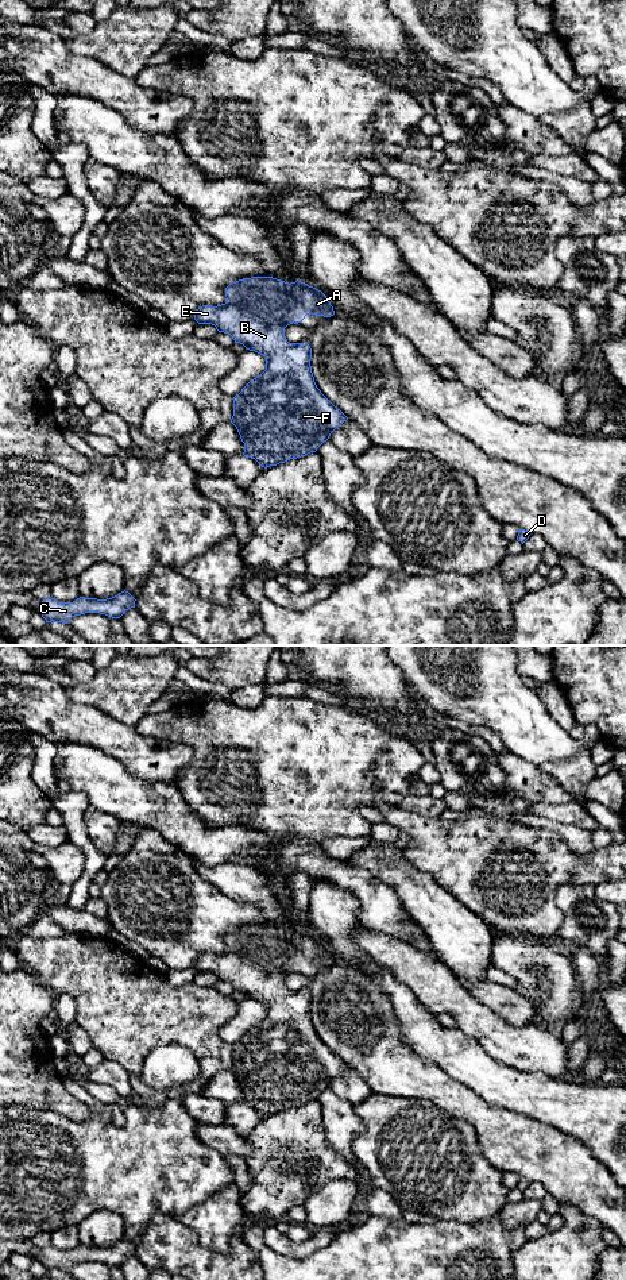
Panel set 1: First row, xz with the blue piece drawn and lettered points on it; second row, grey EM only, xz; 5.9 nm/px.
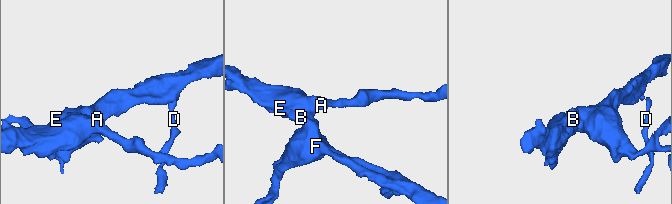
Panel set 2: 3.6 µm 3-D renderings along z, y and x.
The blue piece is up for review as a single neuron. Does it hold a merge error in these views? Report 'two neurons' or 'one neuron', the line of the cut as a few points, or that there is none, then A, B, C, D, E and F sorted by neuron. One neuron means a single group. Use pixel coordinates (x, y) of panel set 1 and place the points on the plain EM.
one neuron; no cut; A B C D E F

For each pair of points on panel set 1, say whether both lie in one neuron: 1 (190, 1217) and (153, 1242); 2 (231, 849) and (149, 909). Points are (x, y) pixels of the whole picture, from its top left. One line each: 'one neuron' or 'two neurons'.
1: two neurons
2: two neurons

